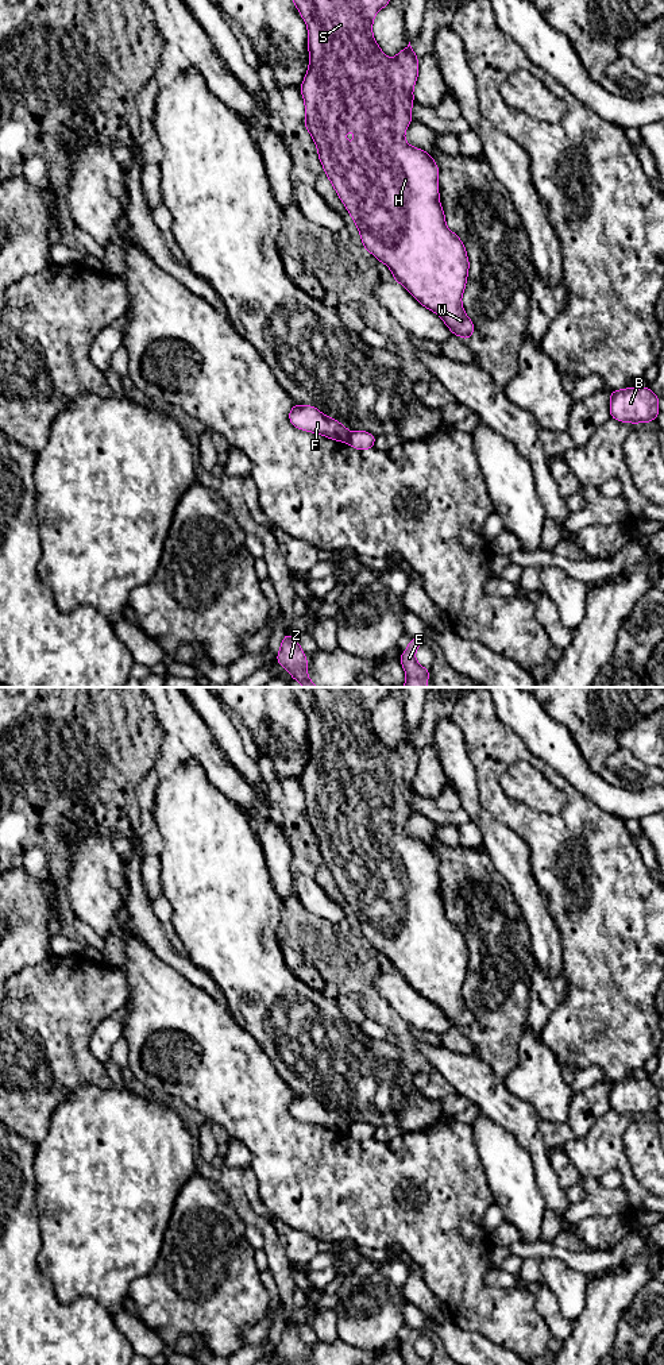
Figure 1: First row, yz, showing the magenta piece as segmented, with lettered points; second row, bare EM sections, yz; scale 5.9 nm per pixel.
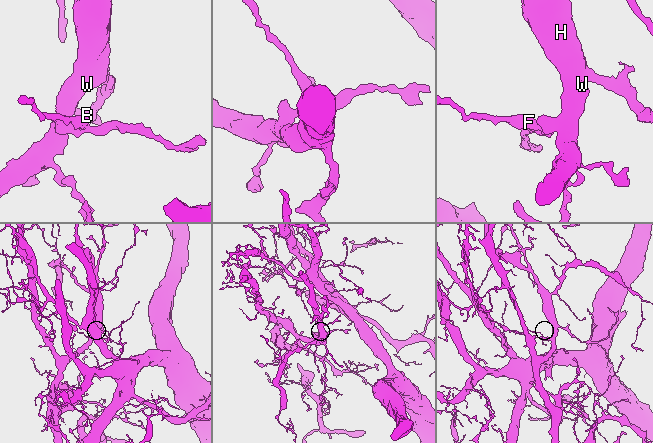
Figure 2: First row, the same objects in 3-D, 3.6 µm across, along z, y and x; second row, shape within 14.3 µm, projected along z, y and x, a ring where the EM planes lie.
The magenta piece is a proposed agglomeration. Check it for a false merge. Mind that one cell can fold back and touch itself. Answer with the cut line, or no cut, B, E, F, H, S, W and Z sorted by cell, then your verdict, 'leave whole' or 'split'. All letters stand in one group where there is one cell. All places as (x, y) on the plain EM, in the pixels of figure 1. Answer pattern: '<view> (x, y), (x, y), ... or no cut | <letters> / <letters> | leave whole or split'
yz (351, 1123), (344, 1133) | B E H S W Z / F | split

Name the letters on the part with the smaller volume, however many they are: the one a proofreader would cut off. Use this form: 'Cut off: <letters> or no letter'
Cut off: F

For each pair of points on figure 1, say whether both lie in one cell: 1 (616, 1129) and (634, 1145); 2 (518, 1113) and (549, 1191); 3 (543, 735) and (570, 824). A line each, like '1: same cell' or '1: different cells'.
1: different cells
2: same cell
3: different cells

